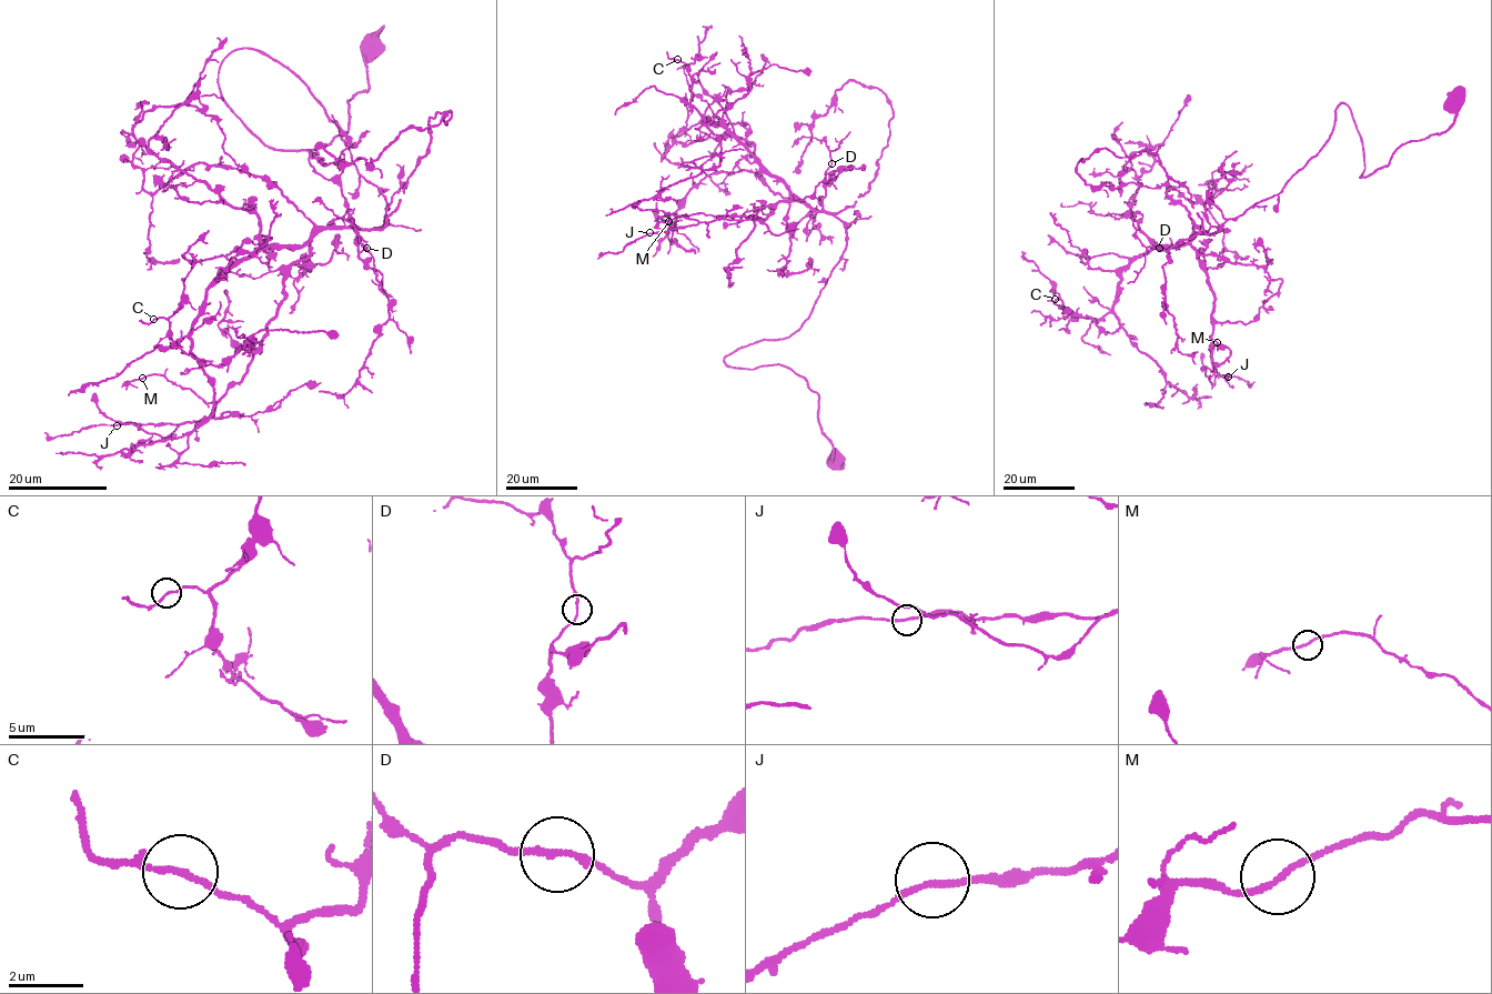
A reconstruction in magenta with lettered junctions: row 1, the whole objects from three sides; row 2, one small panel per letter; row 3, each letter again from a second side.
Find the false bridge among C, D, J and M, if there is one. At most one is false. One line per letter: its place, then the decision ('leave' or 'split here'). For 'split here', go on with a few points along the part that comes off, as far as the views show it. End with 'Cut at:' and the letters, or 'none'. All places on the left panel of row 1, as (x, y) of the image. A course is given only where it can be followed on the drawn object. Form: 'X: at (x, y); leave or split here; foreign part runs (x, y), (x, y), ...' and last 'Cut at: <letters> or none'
C: at (153, 319); leave
D: at (366, 248); leave
J: at (117, 425); leave
M: at (142, 378); leave
Cut at: none

